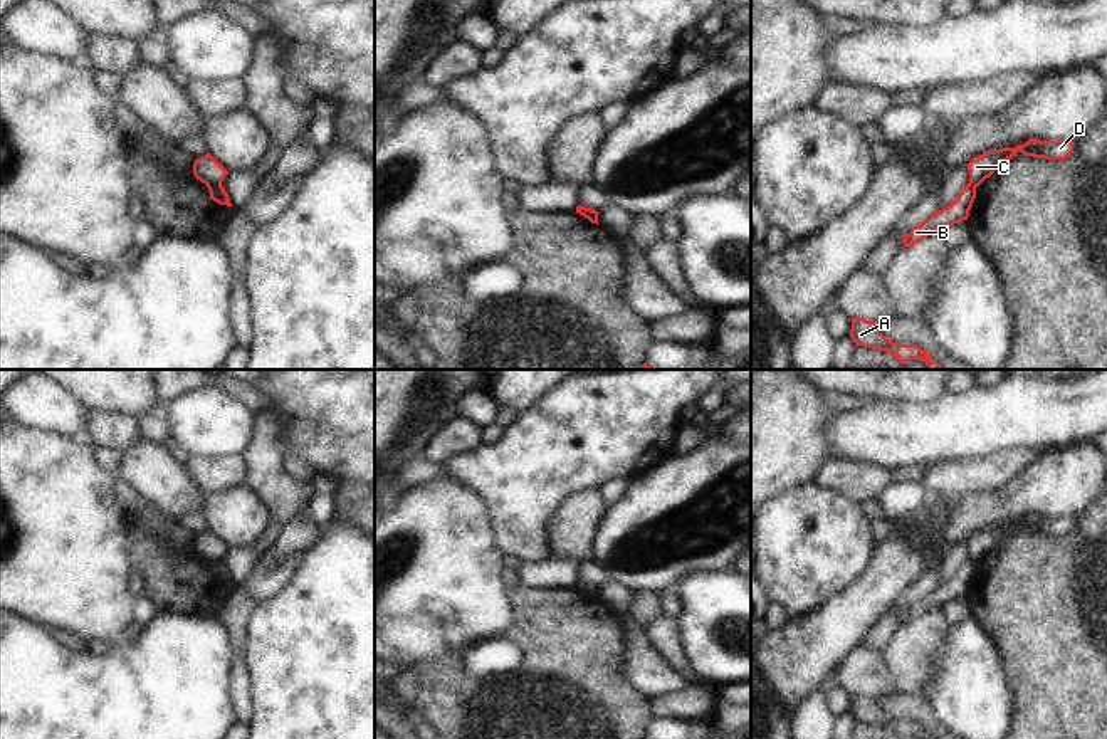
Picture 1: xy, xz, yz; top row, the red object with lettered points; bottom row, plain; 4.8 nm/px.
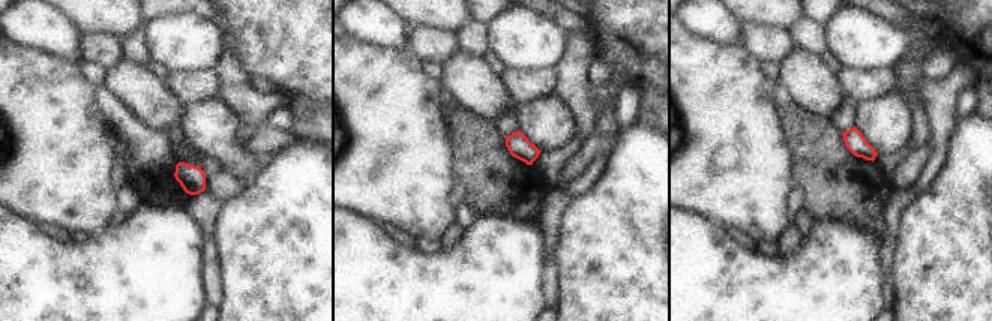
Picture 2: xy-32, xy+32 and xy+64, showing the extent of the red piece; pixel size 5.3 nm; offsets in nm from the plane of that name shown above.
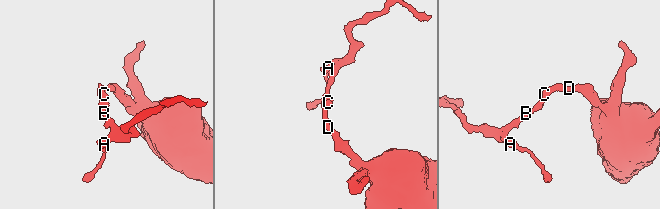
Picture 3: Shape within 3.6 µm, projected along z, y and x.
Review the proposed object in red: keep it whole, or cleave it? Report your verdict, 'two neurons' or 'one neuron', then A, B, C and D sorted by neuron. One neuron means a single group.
two neurons | A B / C D

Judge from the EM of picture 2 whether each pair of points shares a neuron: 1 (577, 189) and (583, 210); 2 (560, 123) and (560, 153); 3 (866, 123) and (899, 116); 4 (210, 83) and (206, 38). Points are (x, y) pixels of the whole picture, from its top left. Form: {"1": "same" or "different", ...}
{"1": "different", "2": "different", "3": "same", "4": "different"}

